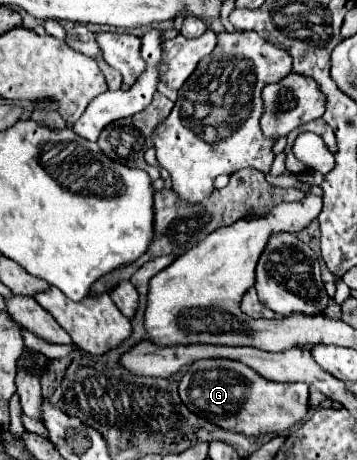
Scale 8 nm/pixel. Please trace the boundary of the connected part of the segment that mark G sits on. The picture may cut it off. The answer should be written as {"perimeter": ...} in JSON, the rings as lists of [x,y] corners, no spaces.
{"perimeter":[[[204,359],[190,365],[180,379],[178,395],[198,417],[246,437],[282,433],[300,423],[308,413],[306,383],[274,383],[260,377],[254,369],[230,359]]]}

